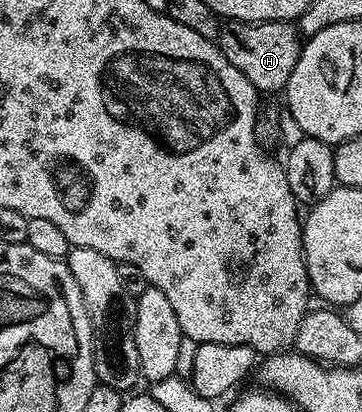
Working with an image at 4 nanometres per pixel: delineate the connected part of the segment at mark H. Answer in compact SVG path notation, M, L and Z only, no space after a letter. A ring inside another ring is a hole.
M226 20L216 43L224 58L228 58L228 62L232 62L259 93L266 94L281 93L285 89L288 78L292 78L292 70L296 70L304 40L297 27L288 20Z

